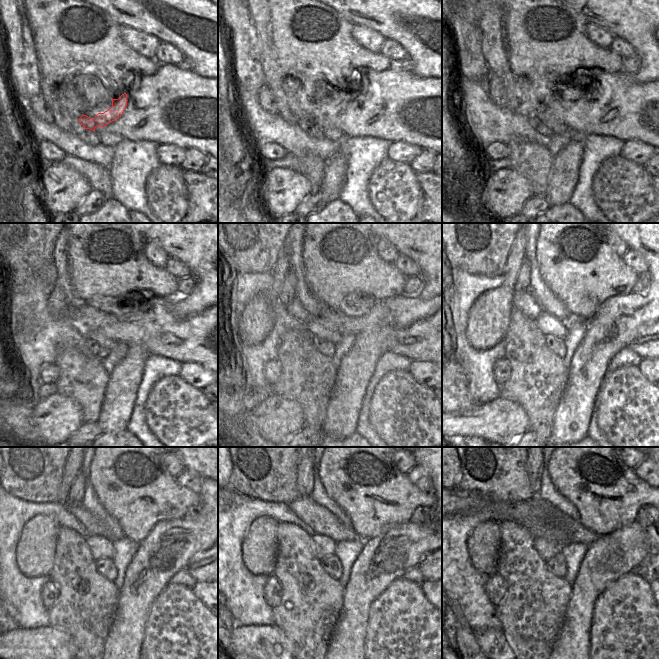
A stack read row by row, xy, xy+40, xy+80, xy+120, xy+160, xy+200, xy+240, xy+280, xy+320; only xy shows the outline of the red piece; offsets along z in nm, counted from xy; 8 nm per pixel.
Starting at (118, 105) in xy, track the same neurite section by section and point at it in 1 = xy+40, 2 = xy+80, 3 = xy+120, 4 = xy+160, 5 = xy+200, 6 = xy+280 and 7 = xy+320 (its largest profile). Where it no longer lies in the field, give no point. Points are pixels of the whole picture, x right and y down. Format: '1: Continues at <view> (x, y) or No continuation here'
1: Continues at xy+40 (331, 134)
2: Continues at xy+80 (559, 128)
3: Continues at xy+120 (99, 338)
4: Continues at xy+160 (320, 328)
5: Continues at xy+200 (548, 325)
6: Continues at xy+280 (323, 546)
7: Continues at xy+320 (546, 548).

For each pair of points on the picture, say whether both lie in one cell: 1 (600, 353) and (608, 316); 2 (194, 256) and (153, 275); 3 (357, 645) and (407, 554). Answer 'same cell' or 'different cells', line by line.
1: same cell
2: different cells
3: same cell

